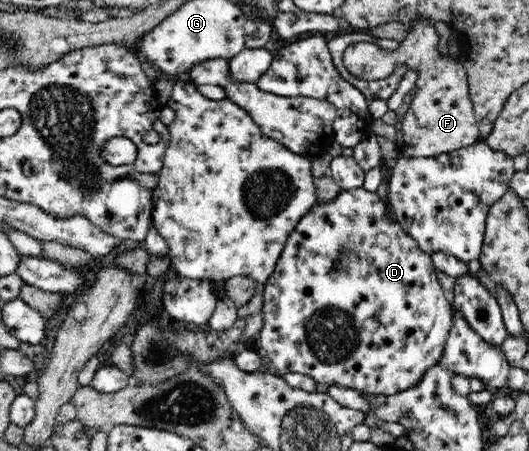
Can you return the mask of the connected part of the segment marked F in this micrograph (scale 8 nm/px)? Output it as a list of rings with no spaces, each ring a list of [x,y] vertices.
[[[418,18],[396,49],[398,63],[408,66],[408,69],[417,69],[419,73],[414,98],[401,119],[403,138],[398,144],[401,156],[437,156],[479,141],[480,132],[469,96],[467,71],[461,58],[453,60],[441,55],[438,46],[440,35],[430,25],[430,19]]]

